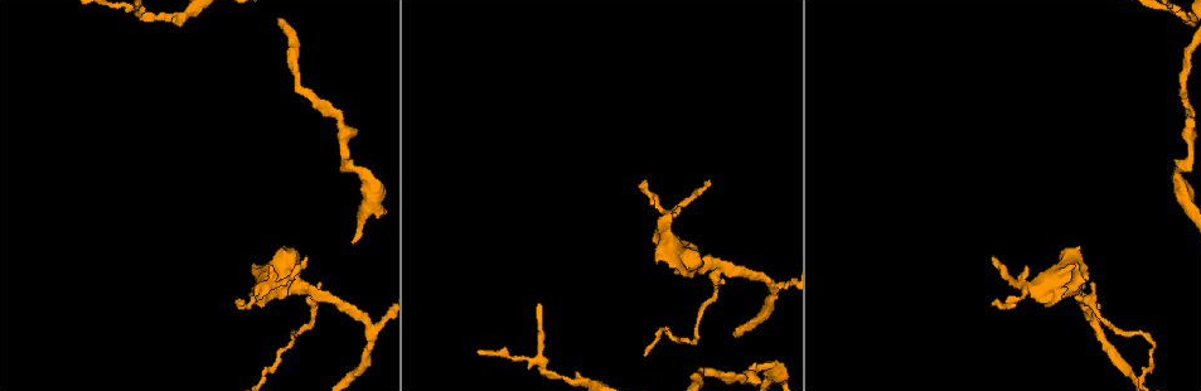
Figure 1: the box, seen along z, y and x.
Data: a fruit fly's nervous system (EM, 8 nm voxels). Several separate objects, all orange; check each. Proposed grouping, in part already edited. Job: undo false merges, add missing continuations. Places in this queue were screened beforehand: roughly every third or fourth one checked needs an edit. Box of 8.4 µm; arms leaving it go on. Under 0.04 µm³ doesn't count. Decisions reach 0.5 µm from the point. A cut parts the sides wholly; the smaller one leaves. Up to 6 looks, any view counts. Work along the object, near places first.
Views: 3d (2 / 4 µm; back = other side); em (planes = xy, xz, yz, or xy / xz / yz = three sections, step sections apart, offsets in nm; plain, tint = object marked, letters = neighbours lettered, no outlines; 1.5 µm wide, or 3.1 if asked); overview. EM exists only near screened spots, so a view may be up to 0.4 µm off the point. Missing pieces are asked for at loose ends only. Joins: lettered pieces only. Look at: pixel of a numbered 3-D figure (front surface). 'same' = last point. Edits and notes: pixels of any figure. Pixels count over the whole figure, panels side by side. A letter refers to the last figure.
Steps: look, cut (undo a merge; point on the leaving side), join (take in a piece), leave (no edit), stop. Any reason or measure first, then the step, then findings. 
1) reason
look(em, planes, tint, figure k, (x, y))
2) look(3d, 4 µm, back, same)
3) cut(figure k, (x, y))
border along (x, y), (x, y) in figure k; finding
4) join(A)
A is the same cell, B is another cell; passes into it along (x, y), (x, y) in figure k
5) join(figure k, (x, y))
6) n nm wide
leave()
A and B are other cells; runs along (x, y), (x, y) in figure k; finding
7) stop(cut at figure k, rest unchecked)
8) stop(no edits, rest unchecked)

look(3d, 2 µm, figure 1, (645, 181))

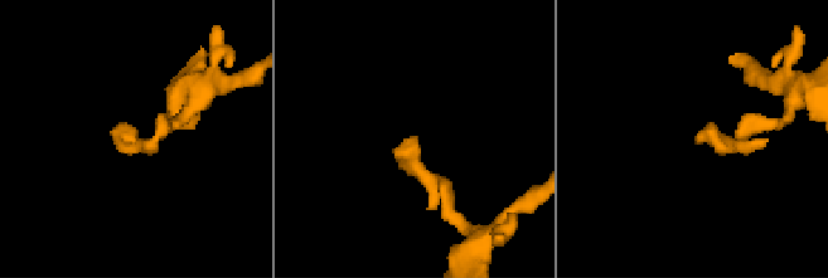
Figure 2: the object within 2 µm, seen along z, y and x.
shape alone is not enough
look(em, xy, step 4, letters, figure 2, (696, 139))

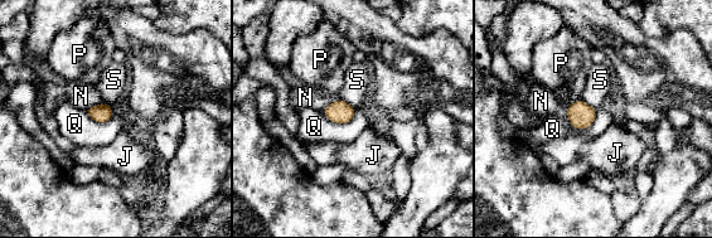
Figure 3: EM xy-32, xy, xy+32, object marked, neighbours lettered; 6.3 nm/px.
120 nm wide
leave()
J, N, P, Q and S are other cells; border along (105, 102), (86, 110) in figure 3; no lettered piece goes on from it

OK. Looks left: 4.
calibre changes
look(em, planes, letters, figure 1, (1178, 180))

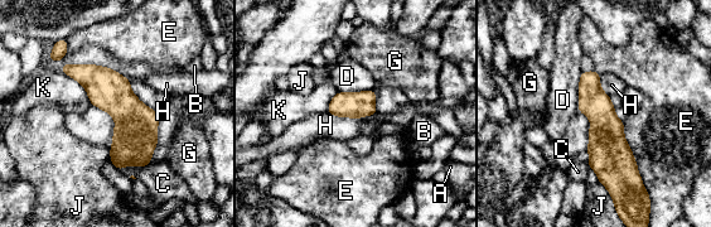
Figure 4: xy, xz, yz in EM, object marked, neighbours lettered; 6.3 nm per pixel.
leave()
A, B, C, D, E, G, H, J and K are other cells; one neuron here

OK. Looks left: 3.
branch point
look(em, xz, step 4, tint, figure 1, (369, 327))

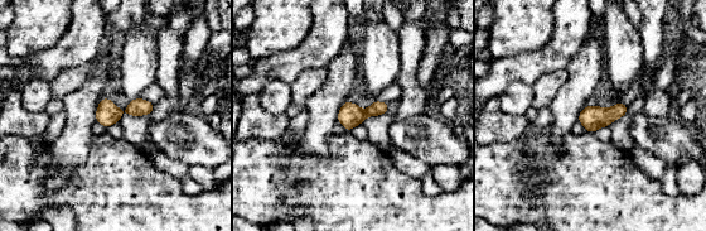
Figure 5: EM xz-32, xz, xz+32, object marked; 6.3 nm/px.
look(em, planes, letters, same)

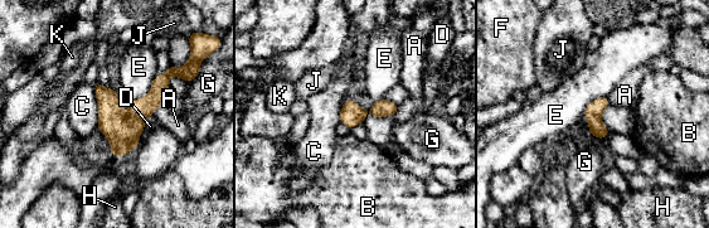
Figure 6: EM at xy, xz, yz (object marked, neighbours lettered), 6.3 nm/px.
leave()
A, B, C, D, E, F, G, H, J and K are other cells; one neuron here

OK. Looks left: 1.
stop(no edits, rest unchecked)

